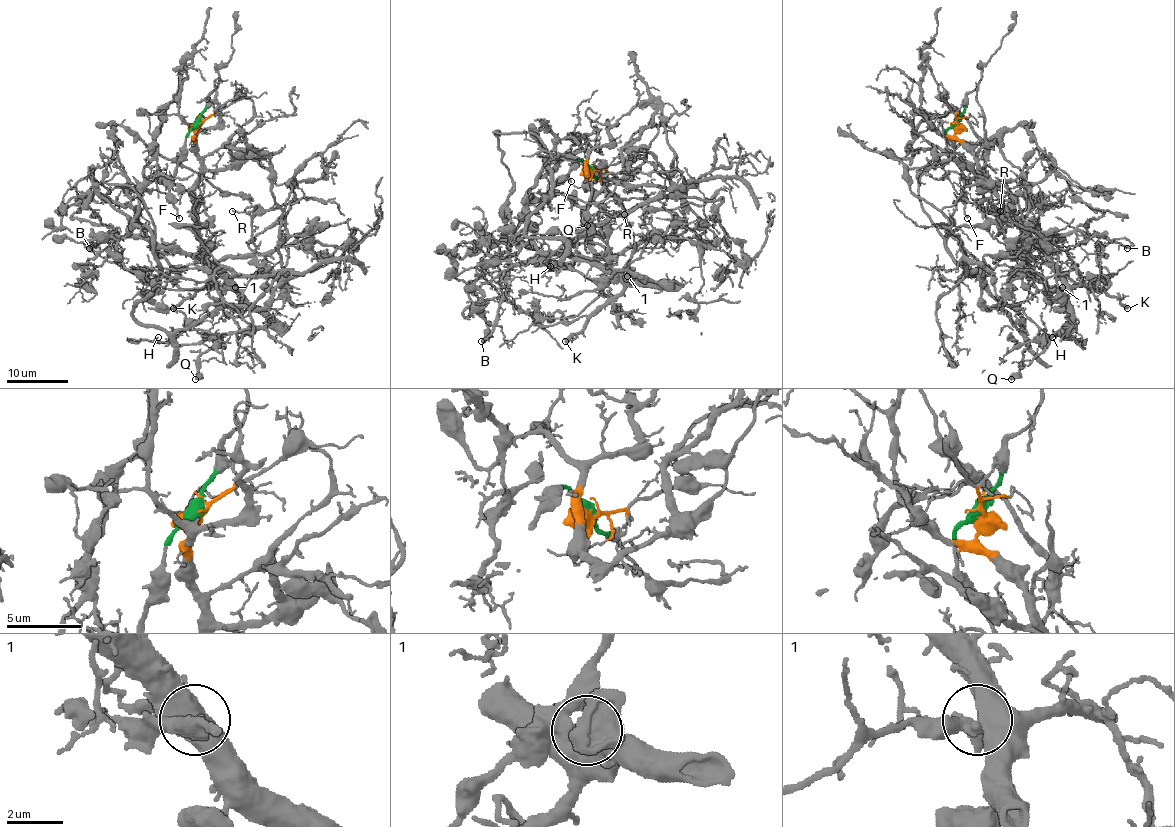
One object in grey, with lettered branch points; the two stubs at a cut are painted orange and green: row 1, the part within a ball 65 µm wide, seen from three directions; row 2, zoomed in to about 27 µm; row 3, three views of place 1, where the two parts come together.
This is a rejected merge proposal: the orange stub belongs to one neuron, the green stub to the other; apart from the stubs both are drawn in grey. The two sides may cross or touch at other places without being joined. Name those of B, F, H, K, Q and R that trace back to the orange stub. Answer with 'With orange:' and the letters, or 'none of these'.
With orange: B, H, K, Q, R

